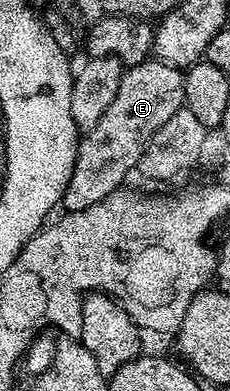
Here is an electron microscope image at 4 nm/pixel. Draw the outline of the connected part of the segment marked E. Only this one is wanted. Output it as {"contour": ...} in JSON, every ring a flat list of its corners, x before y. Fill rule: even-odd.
{"contour":[[147,58,123,71,116,98,112,98,108,110,104,110,100,122,79,139,72,178,68,178,68,186,62,195,61,207,66,212,96,206,96,202,127,183,126,175,137,169,152,134,156,134,156,130,160,130,176,110,183,108,183,75,183,69,157,58]]}

